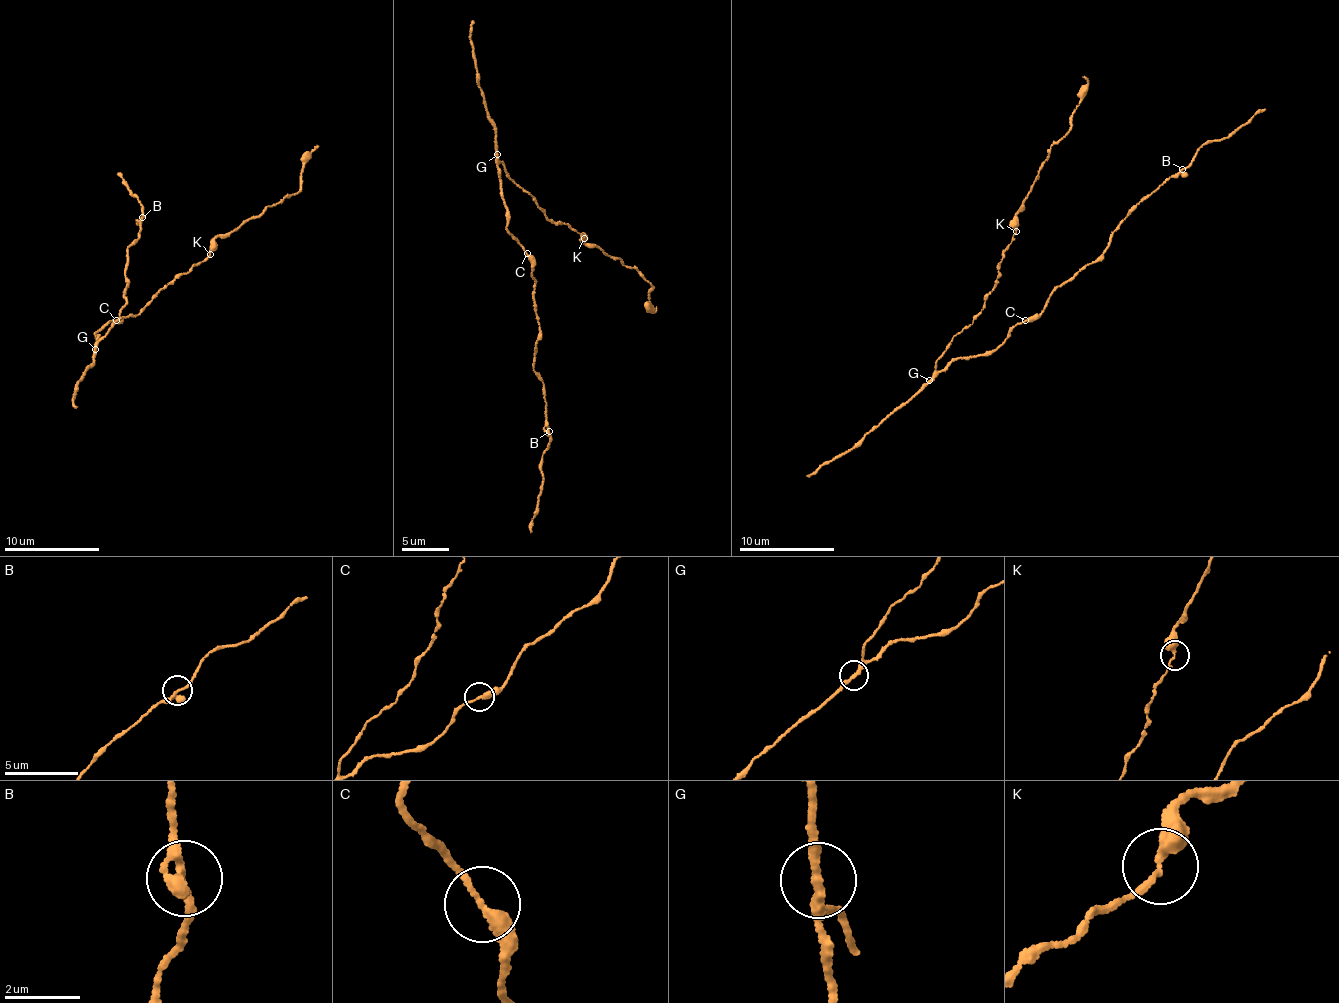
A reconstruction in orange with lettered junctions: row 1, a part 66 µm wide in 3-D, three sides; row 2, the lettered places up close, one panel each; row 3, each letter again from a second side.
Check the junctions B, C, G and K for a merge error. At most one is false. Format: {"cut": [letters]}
{"cut": []}

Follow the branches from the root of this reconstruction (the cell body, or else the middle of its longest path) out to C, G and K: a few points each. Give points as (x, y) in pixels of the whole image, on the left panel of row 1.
C: (97, 336), (99, 330), (116, 320)
G: (97, 336), (100, 337), (95, 349)
K: (97, 336), (100, 337), (97, 343), (121, 317), (135, 316), (169, 282), (186, 274), (210, 253)

